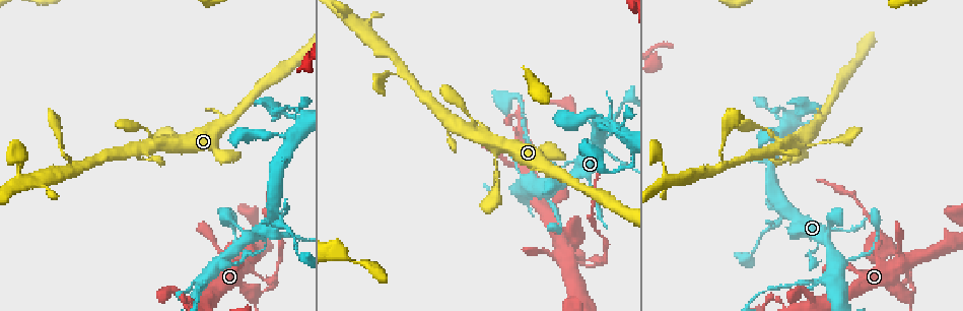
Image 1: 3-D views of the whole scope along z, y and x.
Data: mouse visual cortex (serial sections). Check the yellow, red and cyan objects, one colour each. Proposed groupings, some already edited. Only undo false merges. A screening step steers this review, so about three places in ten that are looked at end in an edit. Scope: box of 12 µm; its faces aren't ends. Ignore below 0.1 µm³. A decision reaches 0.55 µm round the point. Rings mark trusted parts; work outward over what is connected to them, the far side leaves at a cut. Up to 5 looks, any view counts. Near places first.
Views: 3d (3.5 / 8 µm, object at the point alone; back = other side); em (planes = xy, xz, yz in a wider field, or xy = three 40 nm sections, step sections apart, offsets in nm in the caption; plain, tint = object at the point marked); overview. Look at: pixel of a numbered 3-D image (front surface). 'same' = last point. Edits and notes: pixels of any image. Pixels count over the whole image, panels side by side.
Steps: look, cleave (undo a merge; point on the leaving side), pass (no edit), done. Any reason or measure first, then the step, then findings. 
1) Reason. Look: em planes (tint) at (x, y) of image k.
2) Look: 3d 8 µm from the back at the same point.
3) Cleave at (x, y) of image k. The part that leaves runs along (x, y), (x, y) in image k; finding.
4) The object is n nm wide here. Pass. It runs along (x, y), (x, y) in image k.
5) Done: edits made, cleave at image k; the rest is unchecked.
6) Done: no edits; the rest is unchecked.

Look: 3d 3.5 µm at (811, 281) of image 1.

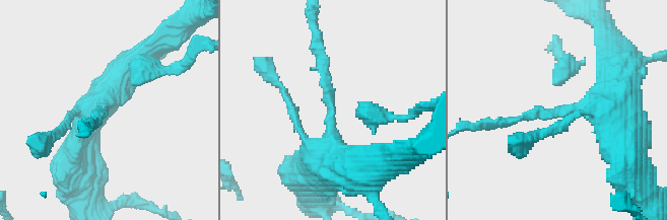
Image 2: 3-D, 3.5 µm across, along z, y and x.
The arms are 150, 450 nm wide; need the tissue. Look: em xy step 5 (tint) at (103, 113) of image 2.

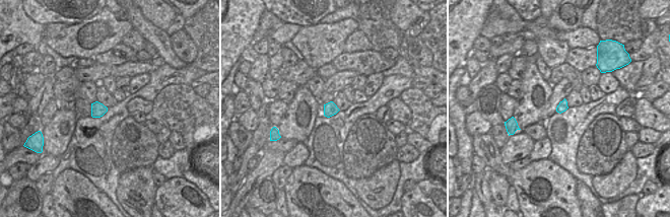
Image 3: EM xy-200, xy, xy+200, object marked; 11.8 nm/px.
Pass. It runs along (618, 81), (575, 110), (502, 122) in image 2; all the same cell.

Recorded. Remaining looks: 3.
Abrupt turn. Look: 3d 3.5 µm at (253, 295) of image 1.

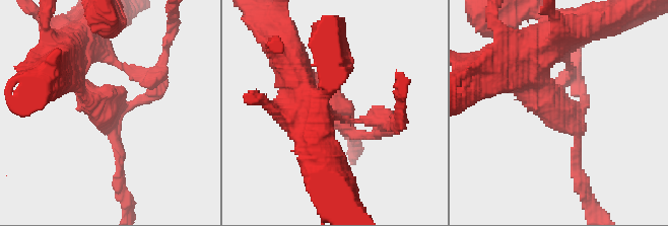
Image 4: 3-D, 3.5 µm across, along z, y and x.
Look: em xy step 5 (tint) at (563, 109) of image 4.

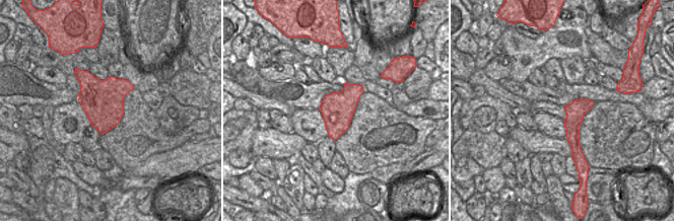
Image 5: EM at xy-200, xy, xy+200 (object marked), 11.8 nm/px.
Cleave at (116, 140) of image 4. The part that leaves runs along (102, 106), (145, 99), (158, 72) in image 4; two cells meet here.

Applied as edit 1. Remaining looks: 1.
Done: edits made, cleave at image 4; the rest is unchecked.

